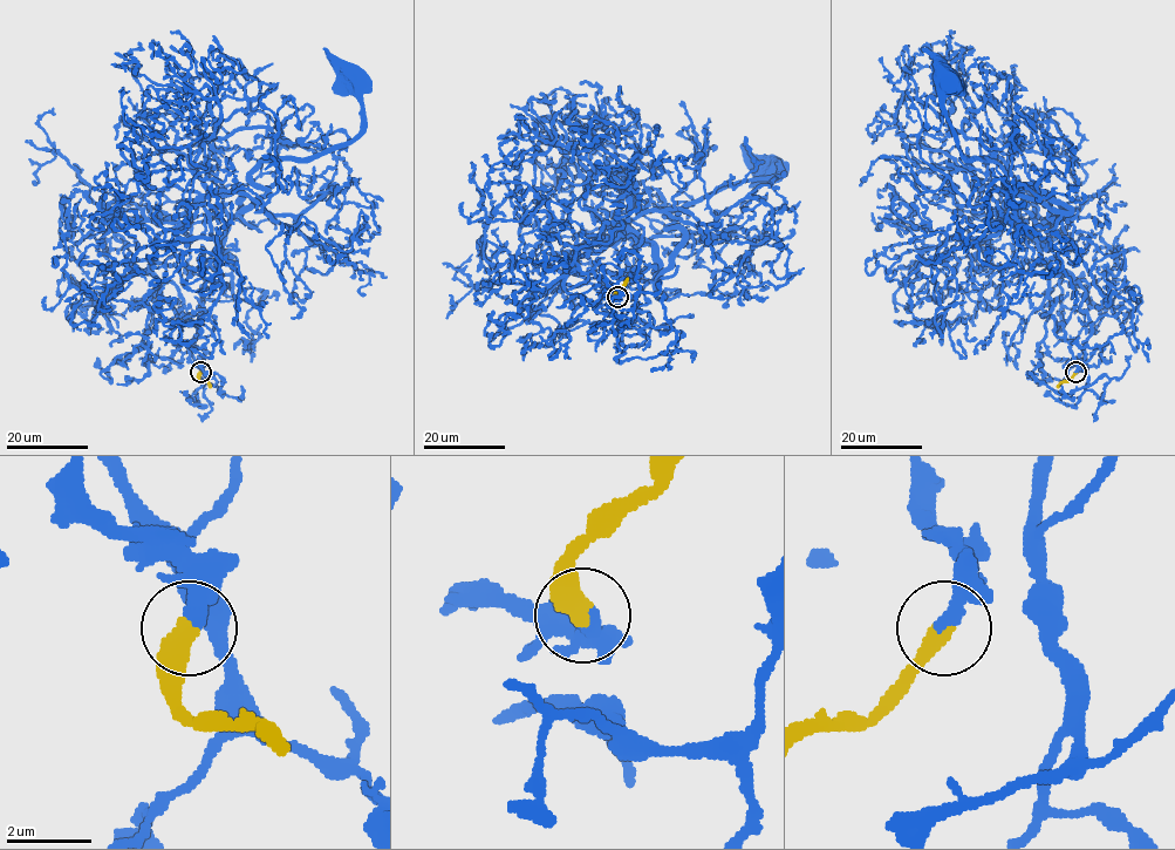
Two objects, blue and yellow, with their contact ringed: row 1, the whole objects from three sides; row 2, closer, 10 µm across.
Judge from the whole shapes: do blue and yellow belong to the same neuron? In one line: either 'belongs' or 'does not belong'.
belongs

